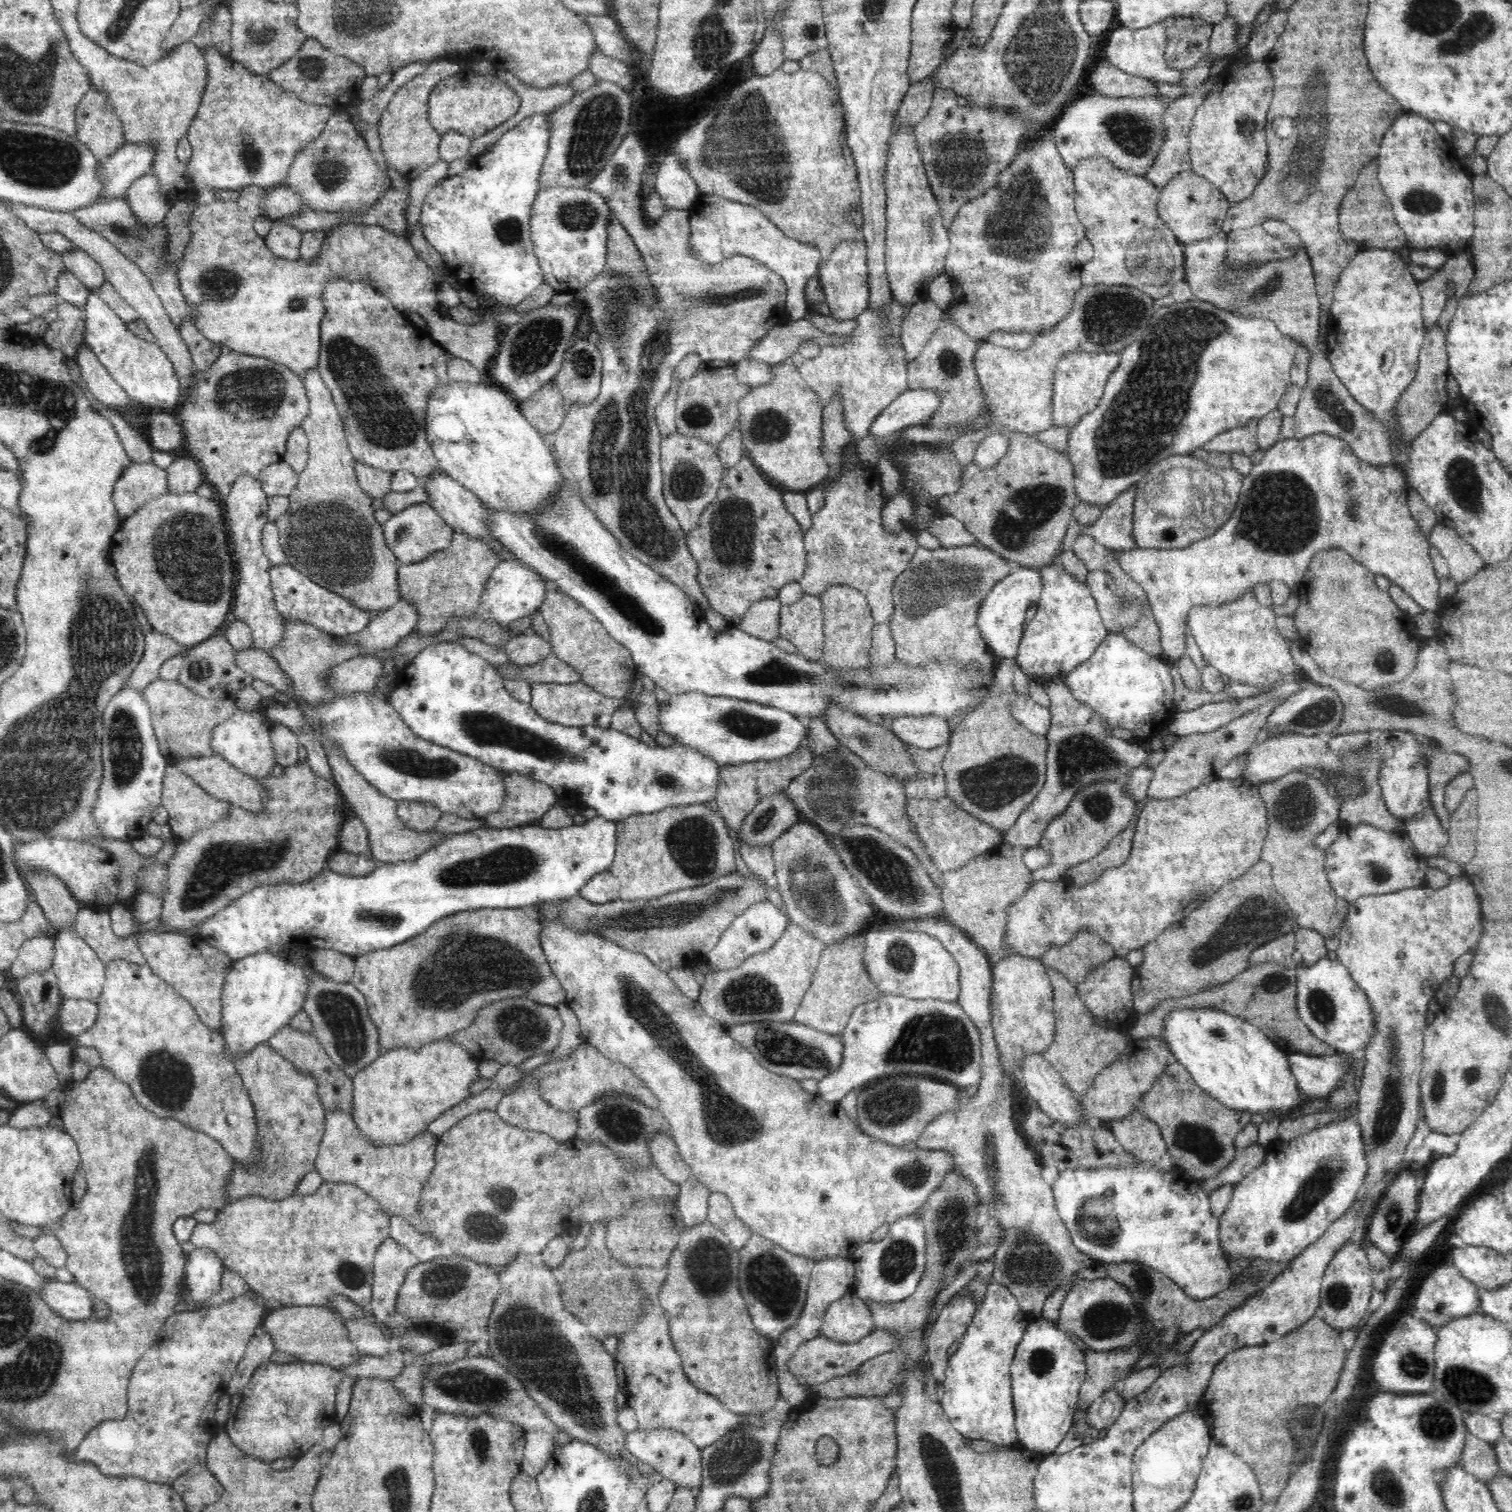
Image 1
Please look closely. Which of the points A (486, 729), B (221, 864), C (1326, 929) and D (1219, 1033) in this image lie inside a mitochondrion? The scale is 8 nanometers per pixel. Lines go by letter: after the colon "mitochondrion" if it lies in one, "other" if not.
A: mitochondrion
B: mitochondrion
C: other
D: mitochondrion

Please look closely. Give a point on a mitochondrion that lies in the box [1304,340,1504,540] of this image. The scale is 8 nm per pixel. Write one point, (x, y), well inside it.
(1464, 484)

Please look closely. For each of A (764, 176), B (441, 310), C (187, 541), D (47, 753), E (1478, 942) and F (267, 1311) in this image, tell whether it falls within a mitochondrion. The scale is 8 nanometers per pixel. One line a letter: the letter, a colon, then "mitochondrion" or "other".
A: mitochondrion
B: other
C: mitochondrion
D: mitochondrion
E: other
F: other

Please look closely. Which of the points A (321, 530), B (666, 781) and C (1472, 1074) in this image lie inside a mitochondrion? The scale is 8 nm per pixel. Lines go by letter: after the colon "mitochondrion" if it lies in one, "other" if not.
A: mitochondrion
B: mitochondrion
C: mitochondrion

